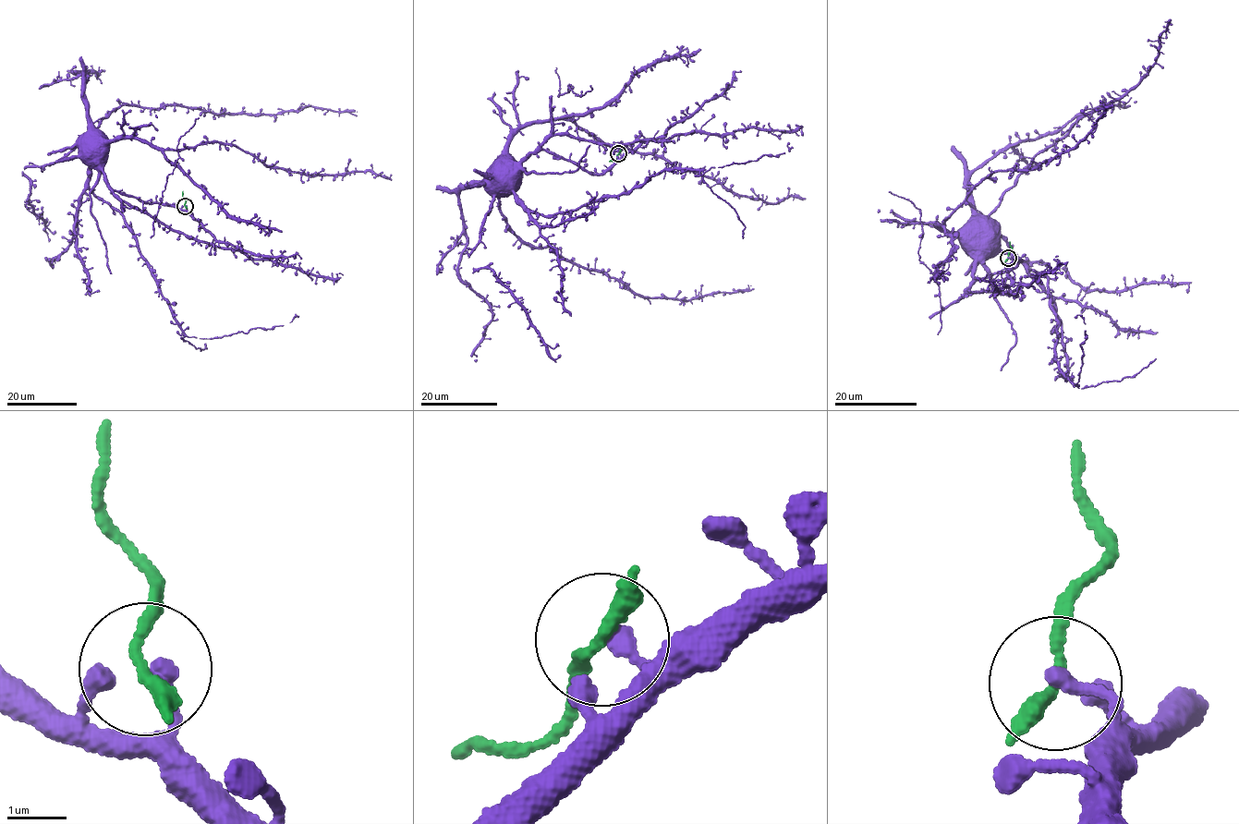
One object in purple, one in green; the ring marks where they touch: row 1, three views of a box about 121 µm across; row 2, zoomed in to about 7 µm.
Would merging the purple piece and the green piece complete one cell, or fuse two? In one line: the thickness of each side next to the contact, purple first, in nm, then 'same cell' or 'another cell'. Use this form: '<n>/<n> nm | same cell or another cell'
260/220 nm | another cell

